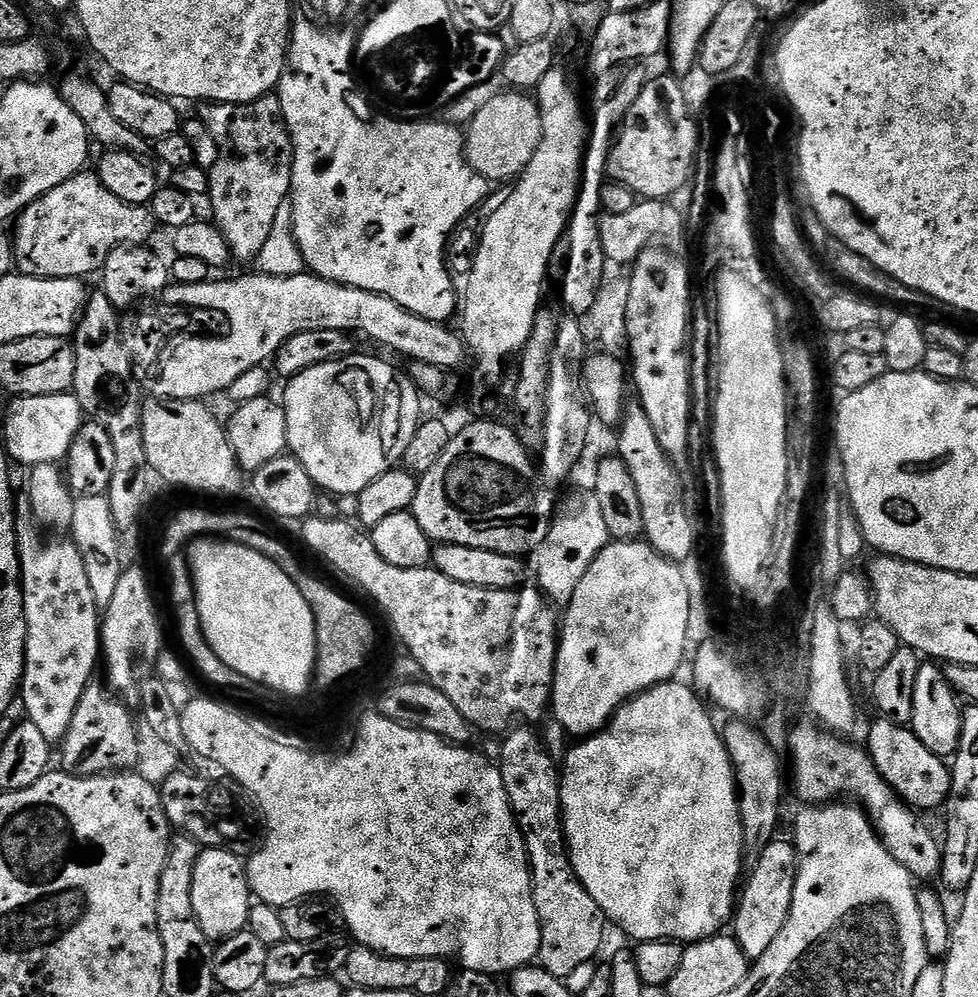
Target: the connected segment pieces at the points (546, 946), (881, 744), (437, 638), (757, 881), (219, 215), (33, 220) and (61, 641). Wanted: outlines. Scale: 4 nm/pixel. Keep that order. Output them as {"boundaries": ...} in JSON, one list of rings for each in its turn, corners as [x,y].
{"boundaries":[[[[512,726],[503,733],[504,741],[500,744],[500,760],[498,767],[502,774],[502,782],[506,786],[506,794],[510,798],[510,806],[514,818],[520,827],[520,833],[524,839],[524,845],[528,851],[528,862],[532,869],[532,897],[534,906],[538,910],[538,922],[540,923],[540,954],[539,967],[554,974],[559,980],[564,981],[569,974],[582,966],[582,962],[593,962],[604,944],[604,924],[606,917],[590,898],[586,886],[578,878],[578,874],[572,865],[572,859],[568,856],[568,843],[564,841],[564,813],[560,811],[560,774],[561,769],[557,761],[550,758],[550,754],[544,748],[544,742],[539,731],[532,726]]],[[[876,718],[876,721],[872,724],[872,729],[868,732],[866,751],[871,756],[874,766],[878,766],[878,772],[882,774],[882,778],[905,804],[916,810],[936,808],[939,804],[940,807],[947,805],[948,797],[952,794],[952,770],[949,761],[945,757],[926,750],[926,746],[922,746],[918,734],[914,734],[911,727],[896,724],[892,720]]],[[[309,515],[302,524],[305,542],[326,563],[333,564],[342,575],[349,576],[356,584],[361,584],[380,603],[380,608],[388,615],[388,620],[392,623],[392,628],[396,631],[397,638],[405,644],[401,645],[406,649],[409,656],[415,658],[416,667],[426,677],[427,683],[433,684],[438,690],[442,690],[442,694],[446,694],[446,698],[450,698],[450,702],[454,702],[454,707],[458,710],[458,714],[462,714],[462,718],[466,718],[466,722],[471,724],[473,729],[480,731],[481,728],[484,732],[497,732],[497,734],[500,734],[515,721],[512,720],[515,716],[520,719],[517,720],[520,722],[536,722],[532,720],[540,722],[545,719],[552,702],[552,683],[554,682],[554,670],[556,669],[556,645],[560,642],[561,625],[558,623],[557,609],[553,607],[548,597],[539,588],[525,586],[514,590],[486,590],[482,586],[462,586],[462,582],[454,582],[450,578],[446,578],[446,574],[442,574],[437,568],[431,566],[426,568],[390,566],[390,562],[386,562],[386,558],[382,558],[382,554],[378,554],[371,535],[363,527],[357,526],[351,519],[349,519],[350,521],[340,519],[336,516]]],[[[783,838],[772,840],[770,846],[762,850],[756,863],[751,865],[734,909],[734,935],[749,961],[760,960],[762,954],[770,950],[774,938],[782,934],[782,926],[786,926],[790,918],[790,906],[794,902],[794,882],[799,865],[800,857],[796,855],[795,843]]],[[[269,94],[249,104],[218,104],[215,102],[201,104],[204,105],[201,106],[200,112],[198,112],[198,119],[206,126],[210,138],[214,138],[214,146],[216,147],[214,153],[216,165],[210,168],[208,172],[207,199],[212,200],[213,217],[211,216],[211,219],[228,243],[228,249],[232,251],[232,260],[236,262],[241,260],[242,263],[251,265],[255,261],[256,255],[262,250],[262,246],[266,246],[266,238],[270,238],[270,226],[274,226],[274,217],[278,215],[278,206],[282,206],[282,202],[289,199],[292,191],[292,140],[288,136],[288,127],[284,125],[284,115],[280,109],[280,97],[276,94]]],[[[81,170],[62,182],[62,186],[54,186],[54,190],[39,196],[16,217],[14,227],[16,236],[12,249],[16,255],[16,268],[23,275],[40,276],[44,280],[75,280],[89,278],[95,272],[97,275],[108,255],[123,244],[148,242],[154,221],[147,207],[114,198],[114,194],[102,186],[99,176]]],[[[27,495],[15,497],[16,502],[16,549],[20,555],[20,582],[24,585],[24,609],[26,610],[26,662],[24,663],[24,679],[19,695],[24,696],[24,712],[27,723],[38,726],[53,746],[60,745],[66,738],[66,730],[70,730],[70,722],[74,719],[74,710],[78,701],[88,689],[92,676],[98,672],[102,660],[100,650],[101,609],[94,602],[94,590],[90,590],[90,577],[86,575],[86,562],[82,562],[82,554],[71,539],[47,540],[46,529],[32,512],[32,503]]]]}

